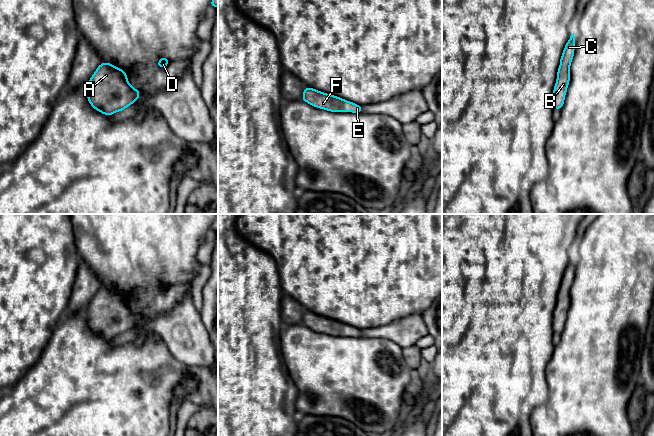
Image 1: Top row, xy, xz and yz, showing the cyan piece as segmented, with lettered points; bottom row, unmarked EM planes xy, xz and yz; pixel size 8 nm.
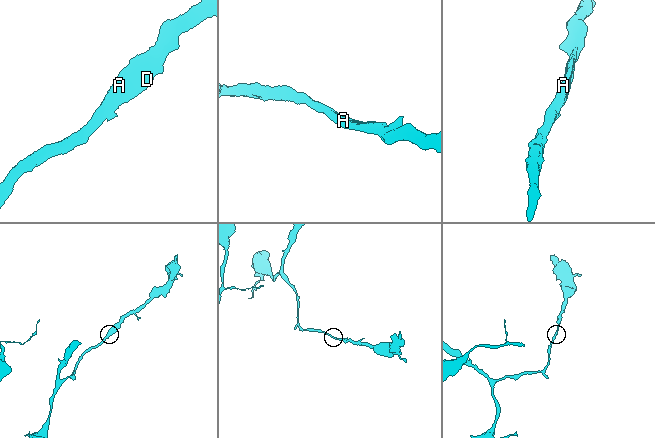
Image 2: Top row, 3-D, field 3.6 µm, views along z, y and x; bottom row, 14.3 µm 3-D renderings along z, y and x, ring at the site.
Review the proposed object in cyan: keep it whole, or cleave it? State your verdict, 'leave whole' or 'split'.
leave whole

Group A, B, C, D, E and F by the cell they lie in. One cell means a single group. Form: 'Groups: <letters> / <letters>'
Groups: A B C D E F

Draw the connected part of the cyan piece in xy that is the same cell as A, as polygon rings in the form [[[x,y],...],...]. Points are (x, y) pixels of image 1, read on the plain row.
[[[102,286],[85,310],[90,329],[111,340],[135,327],[141,319],[127,304],[127,297],[111,287]]]

